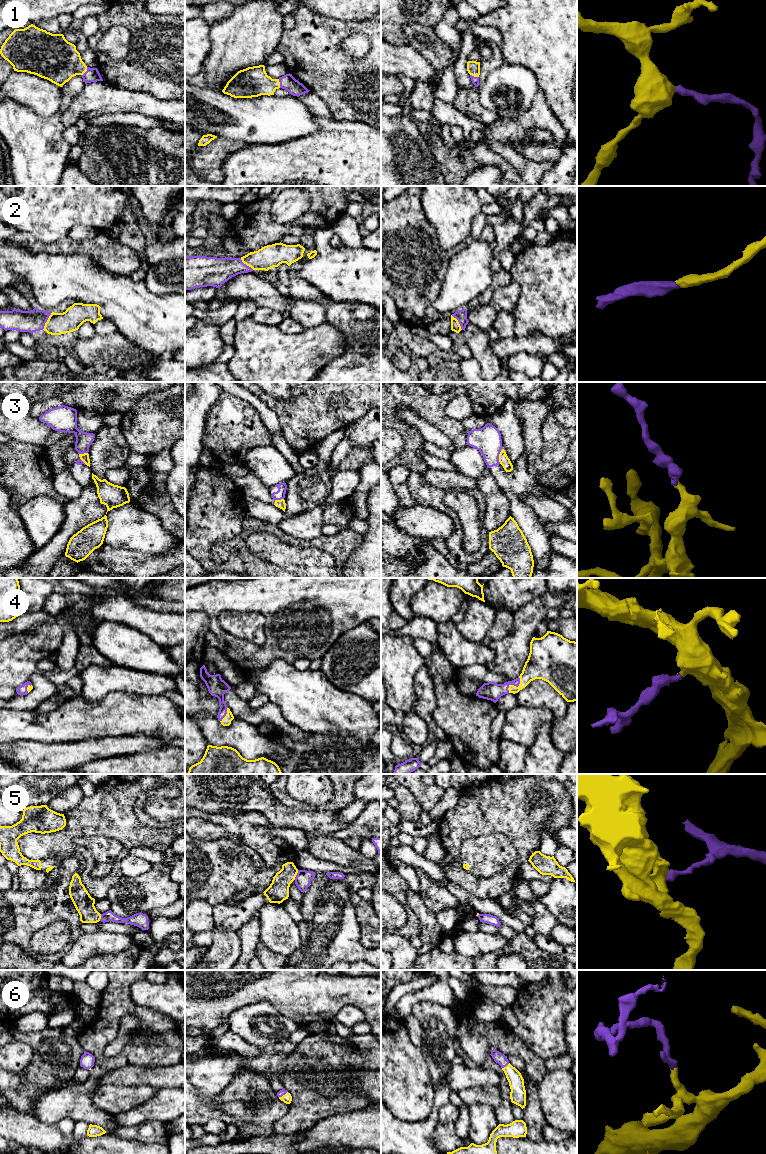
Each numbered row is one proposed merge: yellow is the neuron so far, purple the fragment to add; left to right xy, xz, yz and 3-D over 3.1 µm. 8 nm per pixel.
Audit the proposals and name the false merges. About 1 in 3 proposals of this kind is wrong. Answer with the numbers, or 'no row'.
3, 5

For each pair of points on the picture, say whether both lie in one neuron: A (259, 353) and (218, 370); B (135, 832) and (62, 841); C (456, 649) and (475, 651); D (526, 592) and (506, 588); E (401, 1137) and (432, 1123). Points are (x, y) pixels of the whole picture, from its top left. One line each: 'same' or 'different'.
A: different
B: same
C: same
D: same
E: same

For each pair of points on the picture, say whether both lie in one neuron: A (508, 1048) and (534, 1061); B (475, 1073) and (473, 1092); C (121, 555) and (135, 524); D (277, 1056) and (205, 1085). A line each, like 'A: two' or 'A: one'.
A: one
B: two
C: two
D: one

